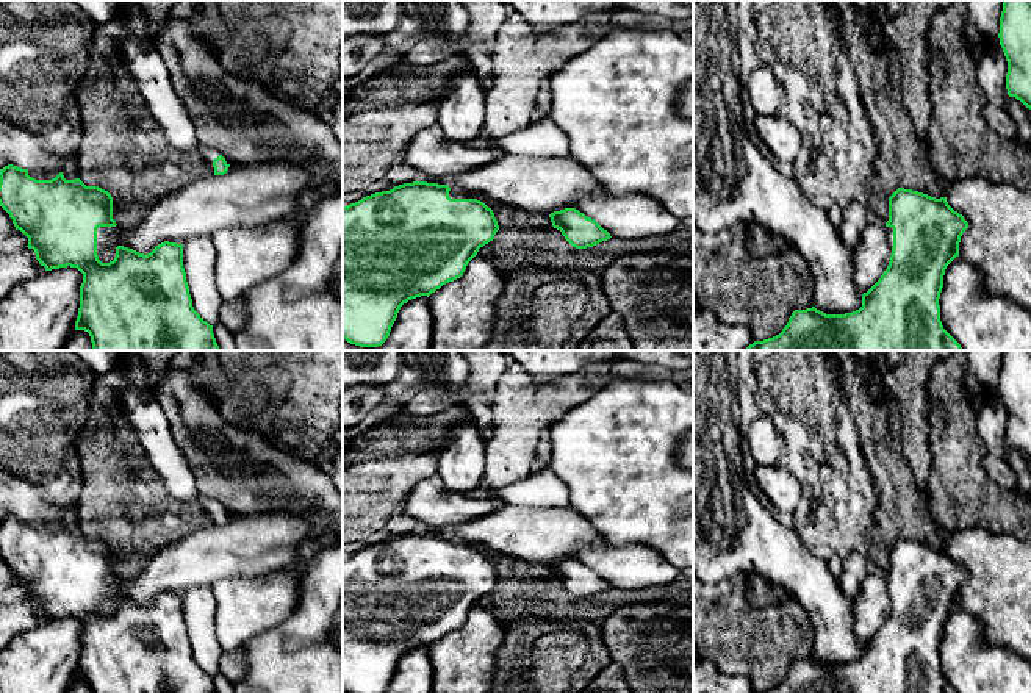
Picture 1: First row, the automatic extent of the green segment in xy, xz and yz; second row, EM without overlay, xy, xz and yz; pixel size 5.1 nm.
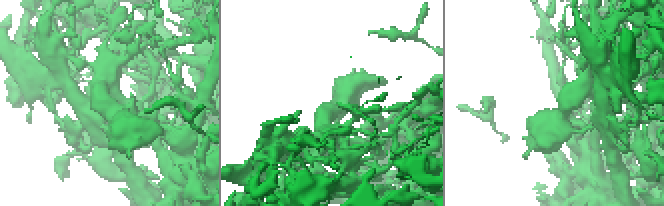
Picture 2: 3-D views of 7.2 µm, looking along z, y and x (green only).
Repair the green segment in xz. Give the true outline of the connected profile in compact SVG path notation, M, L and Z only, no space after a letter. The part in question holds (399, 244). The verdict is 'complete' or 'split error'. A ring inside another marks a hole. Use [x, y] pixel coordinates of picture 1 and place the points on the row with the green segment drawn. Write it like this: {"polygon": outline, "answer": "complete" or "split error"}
{"polygon": "M404 183L343 206L343 339L382 346L401 307L460 278L498 230L483 202L438 183Z", "answer": "split error"}

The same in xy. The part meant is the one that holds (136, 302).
{"polygon": "M8 164L0 169L0 206L16 230L28 238L27 247L34 250L45 271L70 266L83 274L75 330L89 333L92 350L221 350L213 325L192 307L183 268L183 244L164 241L147 255L119 246L124 228L113 219L113 197L108 191L86 186L80 178L66 180L63 172L52 180L36 180L28 175L28 169ZM110 247L116 249L116 257L102 263L100 258Z", "answer": "split error"}

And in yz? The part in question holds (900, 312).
{"polygon": "M898 188L889 197L887 241L890 261L881 278L862 294L862 307L853 313L826 314L815 307L795 310L782 332L763 341L754 341L743 350L964 350L943 329L940 321L940 293L947 266L959 257L959 242L968 222L954 211L947 197Z", "answer": "split error"}

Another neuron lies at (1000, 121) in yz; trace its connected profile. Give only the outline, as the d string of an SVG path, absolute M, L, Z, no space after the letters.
M986 103L983 106L983 117L1001 138L1018 142L1017 125L1004 108Z

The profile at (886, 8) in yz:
M876 0L875 6L881 17L890 20L896 17L906 5L906 0Z

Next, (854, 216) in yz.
M851 202L842 208L842 221L837 227L837 233L846 249L856 249L868 221L870 214L867 208L859 202Z

